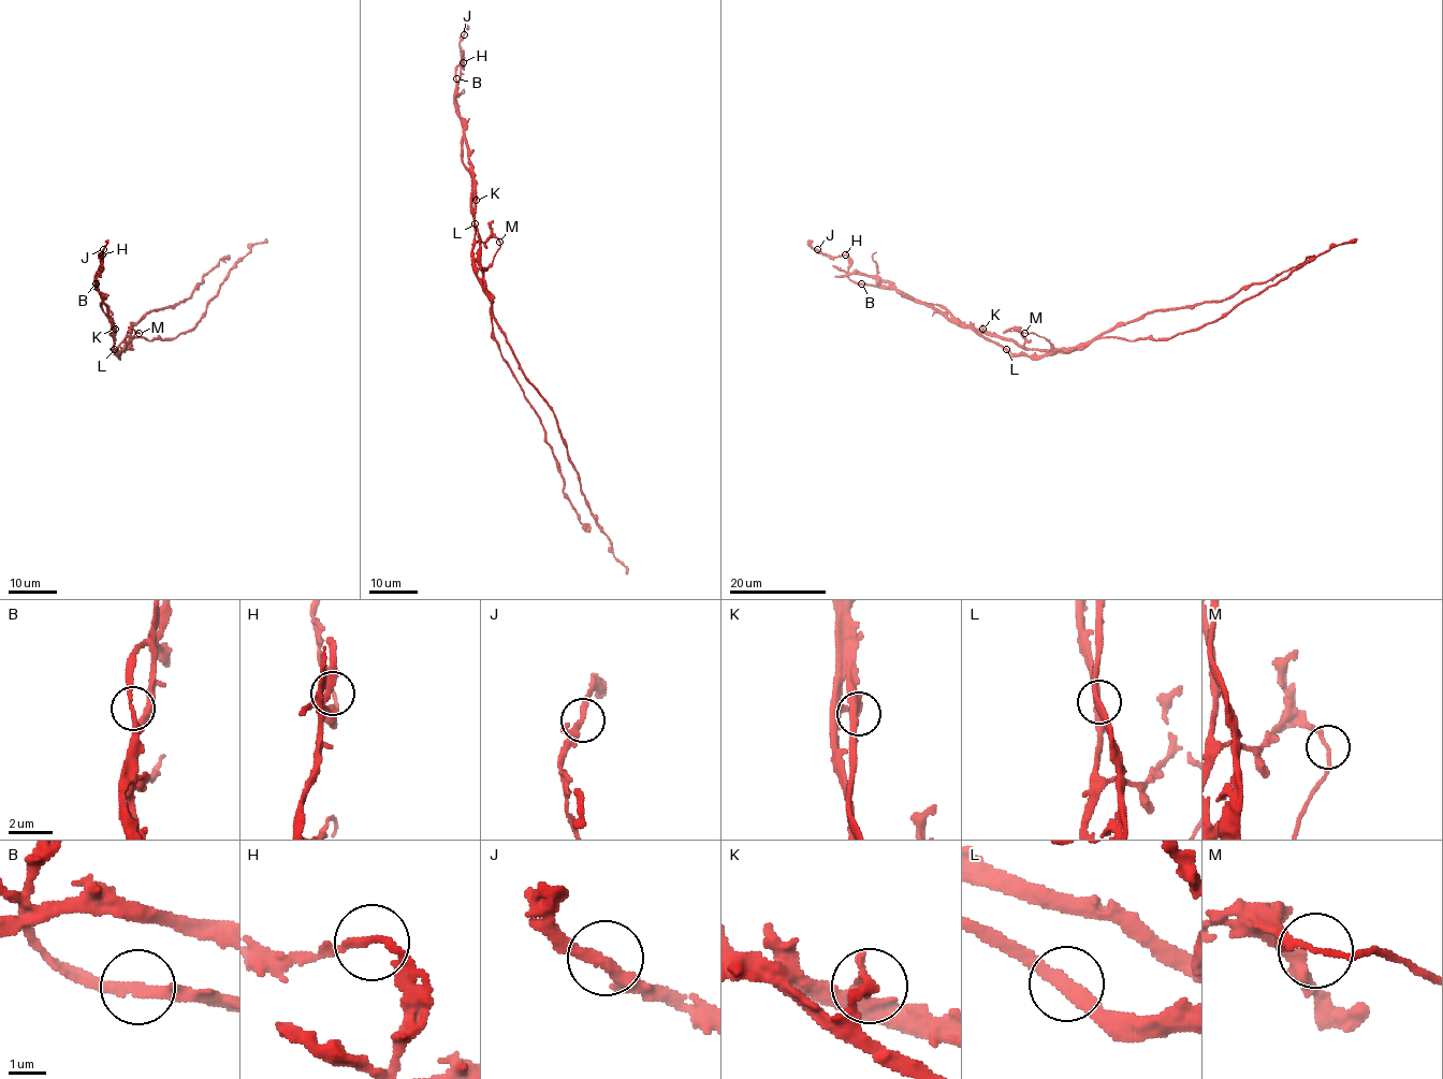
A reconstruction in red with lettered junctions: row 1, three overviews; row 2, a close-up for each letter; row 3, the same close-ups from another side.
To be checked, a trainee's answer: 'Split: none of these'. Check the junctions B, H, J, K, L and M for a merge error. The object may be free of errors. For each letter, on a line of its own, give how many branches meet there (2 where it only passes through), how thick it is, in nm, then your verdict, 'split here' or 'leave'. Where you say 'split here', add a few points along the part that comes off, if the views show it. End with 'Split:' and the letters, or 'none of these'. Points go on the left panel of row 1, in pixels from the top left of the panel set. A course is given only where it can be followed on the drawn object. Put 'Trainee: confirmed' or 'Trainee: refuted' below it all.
B: 2 branches meet; 200 nm thick; leave
H: 2 branches meet; 170 nm thick; leave
J: 2 branches meet; 280 nm thick; leave
K: 2 branches meet; 220 nm thick; split here; foreign part runs (115, 329), (117, 355), (130, 343), (132, 327), (142, 318), (184, 301), (224, 256), (229, 258)
L: 2 branches meet; 280 nm thick; leave
M: 2 branches meet; 160 nm thick; leave
Split: K
Trainee: refuted

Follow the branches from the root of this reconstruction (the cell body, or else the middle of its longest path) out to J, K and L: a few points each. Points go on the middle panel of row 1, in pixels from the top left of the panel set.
J: (491, 307), (485, 286), (474, 271), (472, 163), (456, 105), (464, 34)
K: (491, 307), (485, 286), (474, 271), (472, 200), (476, 200)
L: (491, 307), (478, 263), (479, 234), (475, 224)

